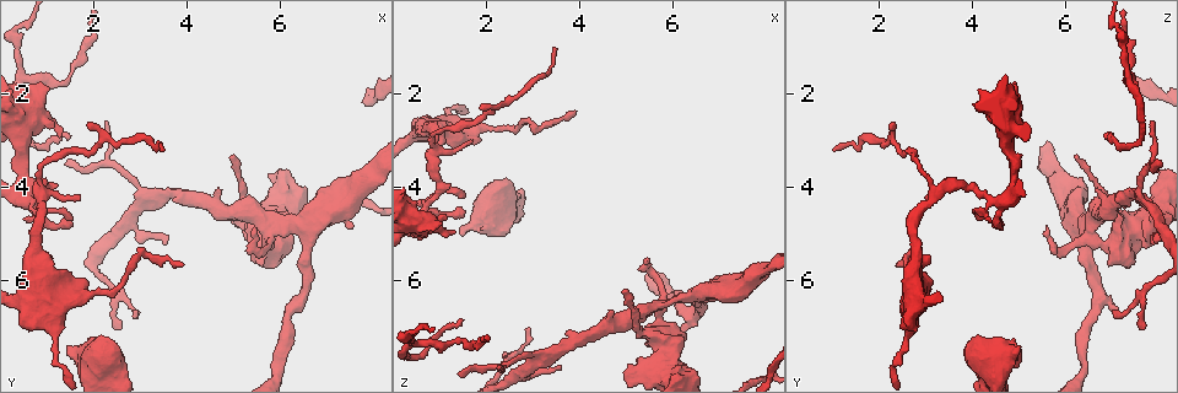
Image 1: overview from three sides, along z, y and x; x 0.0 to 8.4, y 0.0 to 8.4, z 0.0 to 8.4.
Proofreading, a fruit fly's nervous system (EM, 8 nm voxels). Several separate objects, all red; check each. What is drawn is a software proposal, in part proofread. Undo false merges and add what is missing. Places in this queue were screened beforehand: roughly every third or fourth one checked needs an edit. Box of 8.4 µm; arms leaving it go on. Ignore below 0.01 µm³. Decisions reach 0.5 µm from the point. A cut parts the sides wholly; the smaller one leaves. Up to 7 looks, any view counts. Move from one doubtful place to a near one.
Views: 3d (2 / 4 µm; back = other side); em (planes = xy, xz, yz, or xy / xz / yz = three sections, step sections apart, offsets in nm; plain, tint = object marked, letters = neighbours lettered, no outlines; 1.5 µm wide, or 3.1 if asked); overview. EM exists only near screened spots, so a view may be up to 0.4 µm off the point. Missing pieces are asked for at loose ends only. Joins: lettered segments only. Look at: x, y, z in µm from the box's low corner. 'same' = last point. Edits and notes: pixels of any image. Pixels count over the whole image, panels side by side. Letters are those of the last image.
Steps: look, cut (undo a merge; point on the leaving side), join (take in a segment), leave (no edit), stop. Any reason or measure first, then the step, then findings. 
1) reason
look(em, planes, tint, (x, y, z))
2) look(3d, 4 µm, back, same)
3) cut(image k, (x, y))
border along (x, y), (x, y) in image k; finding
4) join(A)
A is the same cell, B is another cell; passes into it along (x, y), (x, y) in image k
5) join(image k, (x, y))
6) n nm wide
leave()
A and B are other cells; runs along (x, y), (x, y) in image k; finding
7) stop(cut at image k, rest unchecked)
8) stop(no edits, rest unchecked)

thin end
look(em, planes, letters, (1.45, 2.90, 6.80))

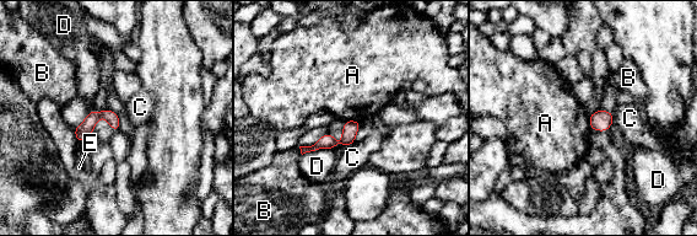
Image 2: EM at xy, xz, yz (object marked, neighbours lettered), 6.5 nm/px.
80 nm wide
leave()
A, B, C, D and E are other cells; runs along (356, 124), (340, 143), (303, 149) in image 2; none of them fits

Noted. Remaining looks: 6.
tapers out
look(em, xz, step 4, letters, (1.55, 4.80, 4.60))

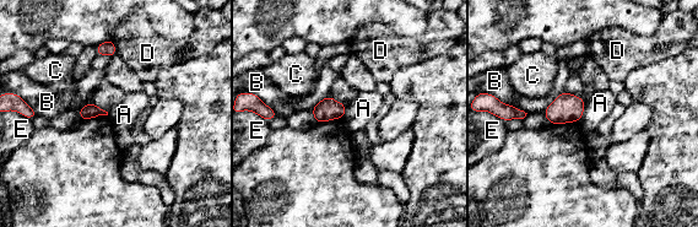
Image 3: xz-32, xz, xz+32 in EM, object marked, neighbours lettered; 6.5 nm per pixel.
leave()
A, B, C, D and E are other cells; border along (585, 100), (583, 115), (579, 120) in image 3; none of them fits

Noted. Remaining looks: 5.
look(em, xy, step 4, letters, (1.50, 7.45, 5.05))

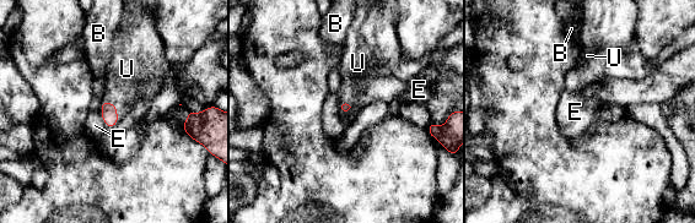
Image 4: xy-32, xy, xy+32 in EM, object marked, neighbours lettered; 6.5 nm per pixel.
look(em, xz, step 4, letters, same)

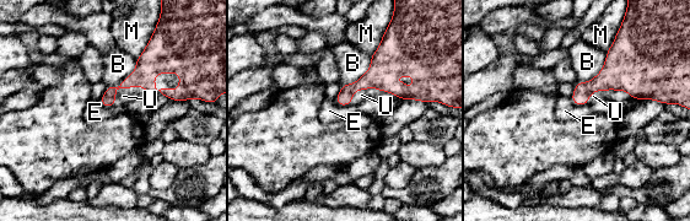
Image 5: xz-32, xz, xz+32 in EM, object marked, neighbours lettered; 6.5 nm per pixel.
join(U)
U is the same cell, B, E and M are other cells; it goes on there

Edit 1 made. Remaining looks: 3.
stop(join at image 5, rest unchecked)

